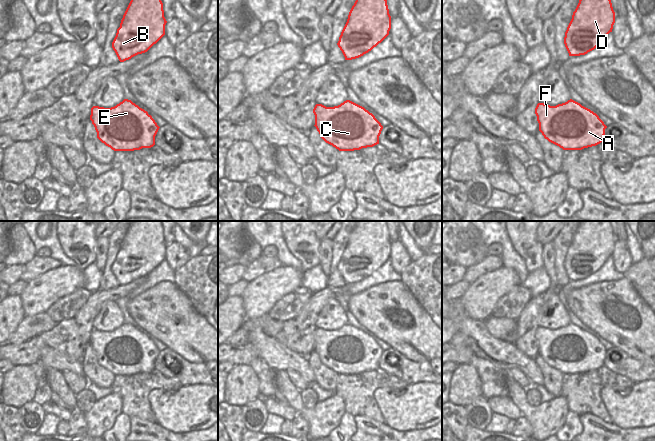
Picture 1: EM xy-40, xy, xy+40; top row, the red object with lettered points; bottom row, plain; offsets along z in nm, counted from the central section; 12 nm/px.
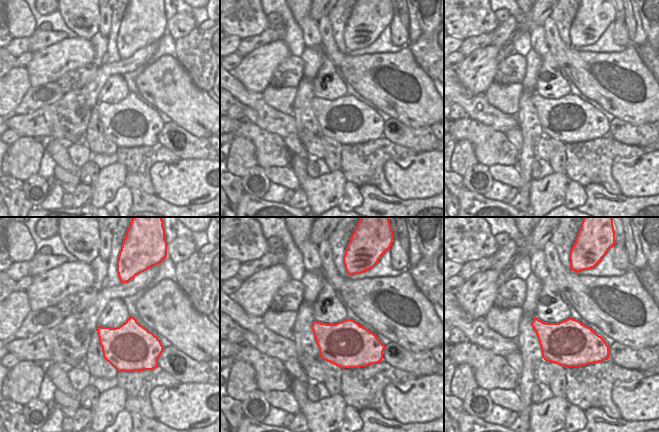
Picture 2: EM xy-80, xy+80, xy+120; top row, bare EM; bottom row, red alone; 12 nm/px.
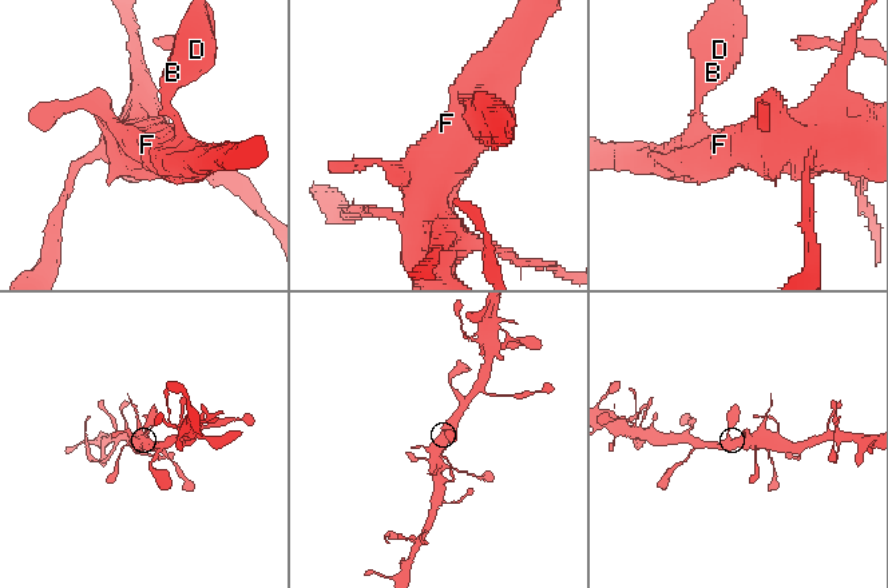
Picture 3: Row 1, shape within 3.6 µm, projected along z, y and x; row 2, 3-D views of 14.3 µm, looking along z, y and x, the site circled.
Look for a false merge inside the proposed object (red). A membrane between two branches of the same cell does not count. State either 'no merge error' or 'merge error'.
no merge error

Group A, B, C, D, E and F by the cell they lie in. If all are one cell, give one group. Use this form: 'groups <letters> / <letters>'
groups A B C D E F

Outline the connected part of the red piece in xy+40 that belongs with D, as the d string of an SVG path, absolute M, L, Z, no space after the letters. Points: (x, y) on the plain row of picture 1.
M580 221L564 261L569 280L594 274L612 256L614 247L615 236L609 221Z

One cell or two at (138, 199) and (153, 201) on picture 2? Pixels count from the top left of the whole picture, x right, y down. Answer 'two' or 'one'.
one

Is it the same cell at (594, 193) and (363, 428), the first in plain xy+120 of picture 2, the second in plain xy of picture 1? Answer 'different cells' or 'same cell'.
same cell

